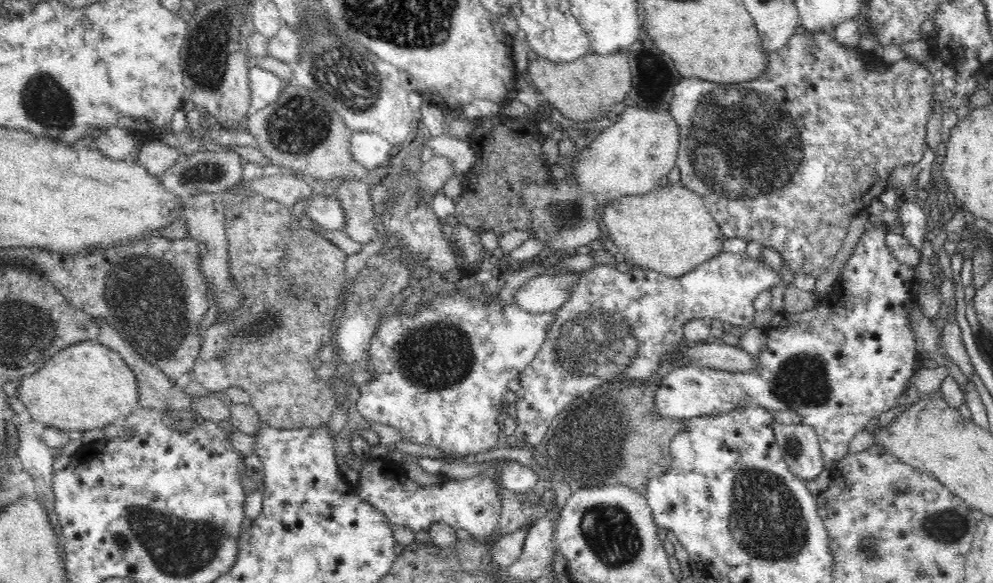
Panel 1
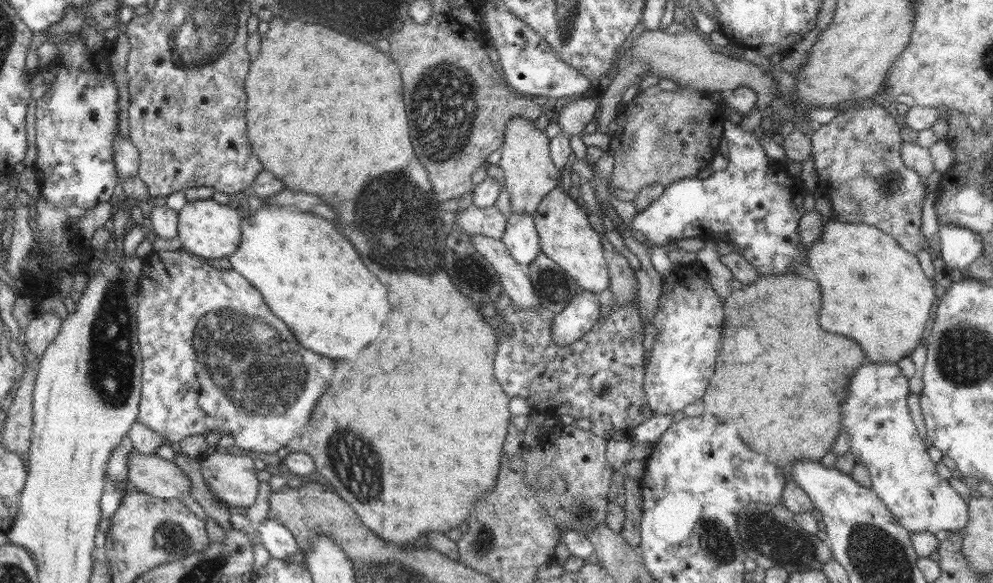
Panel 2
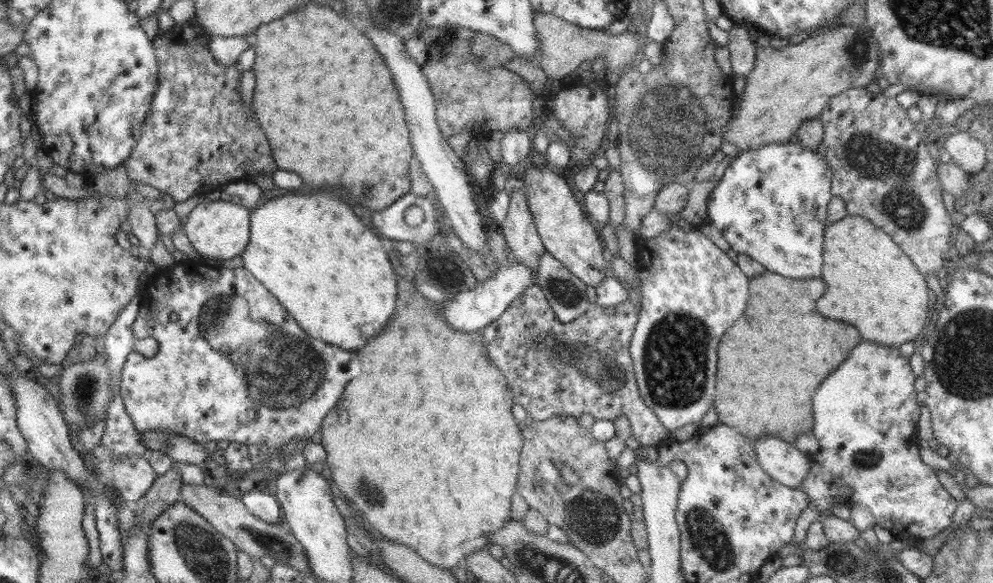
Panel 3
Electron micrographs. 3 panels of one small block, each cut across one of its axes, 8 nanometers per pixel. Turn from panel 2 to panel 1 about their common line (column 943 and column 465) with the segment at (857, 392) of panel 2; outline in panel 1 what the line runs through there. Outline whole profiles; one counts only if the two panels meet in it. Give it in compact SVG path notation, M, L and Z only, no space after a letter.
M364 456L364 464L359 472L359 495L386 515L389 522L396 526L410 528L414 533L430 530L434 522L445 522L455 529L467 530L473 538L490 542L496 537L502 500L500 487L492 474L480 473L465 479L450 479L437 474L440 483L422 486L404 474L399 464L387 457Z

